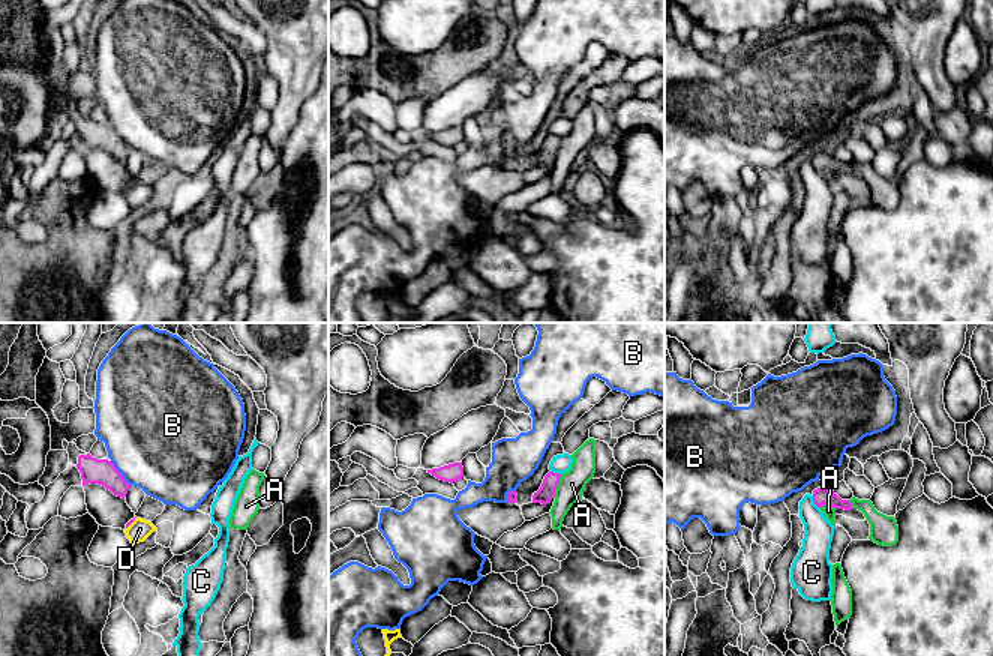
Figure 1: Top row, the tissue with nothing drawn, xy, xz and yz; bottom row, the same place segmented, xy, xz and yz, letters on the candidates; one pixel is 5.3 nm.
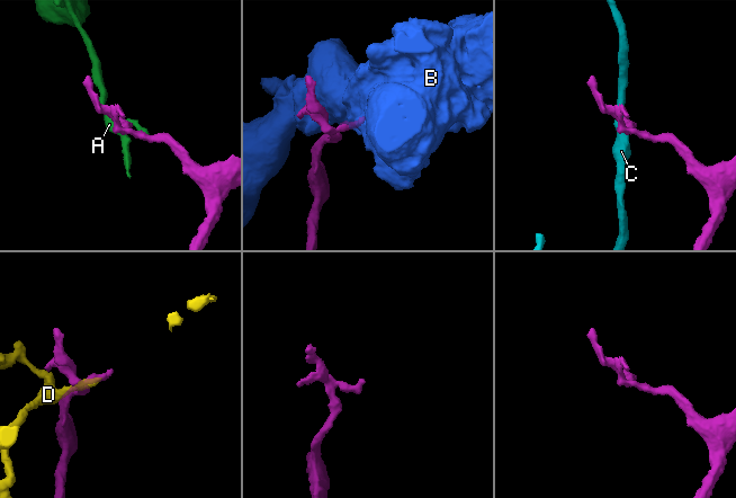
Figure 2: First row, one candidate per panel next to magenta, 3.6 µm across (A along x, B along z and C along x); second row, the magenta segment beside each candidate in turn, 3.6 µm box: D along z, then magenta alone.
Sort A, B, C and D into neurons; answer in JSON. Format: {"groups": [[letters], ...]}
{"groups": [["A"], ["B"], ["C"], ["D"]]}

